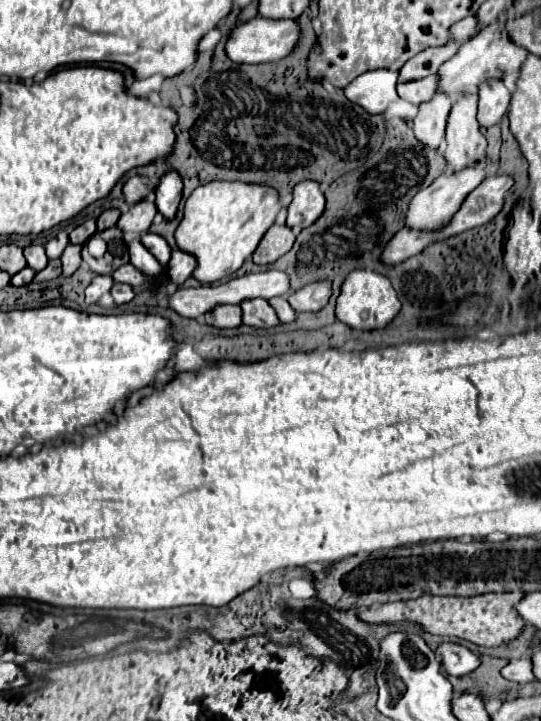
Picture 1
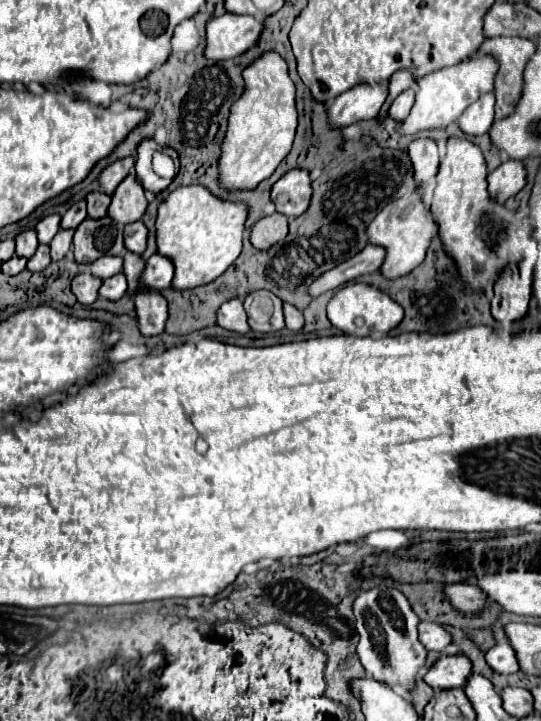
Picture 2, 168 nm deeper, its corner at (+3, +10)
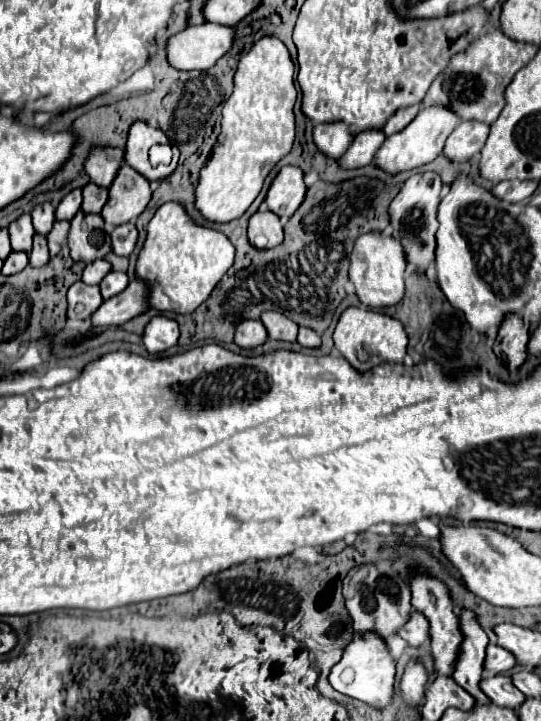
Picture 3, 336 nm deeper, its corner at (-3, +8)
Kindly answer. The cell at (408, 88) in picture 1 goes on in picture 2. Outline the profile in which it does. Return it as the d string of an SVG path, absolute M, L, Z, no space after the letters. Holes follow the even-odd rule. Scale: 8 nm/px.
M408 89L408 91L402 91L390 105L390 115L396 119L396 121L404 121L404 117L408 117L410 109L412 109L412 101L416 99L414 97L416 91L414 89Z

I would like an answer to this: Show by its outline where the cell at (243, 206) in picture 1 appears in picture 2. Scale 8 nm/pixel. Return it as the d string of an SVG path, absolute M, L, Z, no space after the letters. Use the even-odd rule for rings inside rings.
M188 185L174 189L158 207L156 241L158 253L174 261L176 275L172 287L190 289L220 277L242 251L242 233L250 207L242 201L216 197L208 187Z

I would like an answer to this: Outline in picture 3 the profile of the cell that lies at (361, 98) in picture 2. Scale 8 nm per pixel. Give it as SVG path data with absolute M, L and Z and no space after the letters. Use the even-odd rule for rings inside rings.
M328 123L312 129L314 145L318 153L324 153L330 159L338 159L352 143L352 135L348 135L348 127L344 123Z

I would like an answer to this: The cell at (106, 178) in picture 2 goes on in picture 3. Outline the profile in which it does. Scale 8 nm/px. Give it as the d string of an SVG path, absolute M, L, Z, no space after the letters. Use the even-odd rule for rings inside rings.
M94 147L84 161L84 173L100 187L110 187L118 167L124 163L124 151L116 147Z

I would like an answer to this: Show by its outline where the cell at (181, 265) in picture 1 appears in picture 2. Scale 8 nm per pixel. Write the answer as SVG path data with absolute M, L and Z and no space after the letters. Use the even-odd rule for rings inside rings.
M152 255L146 261L146 271L142 275L142 283L150 289L164 289L170 287L174 279L174 265L172 261L168 261L166 257L160 255Z

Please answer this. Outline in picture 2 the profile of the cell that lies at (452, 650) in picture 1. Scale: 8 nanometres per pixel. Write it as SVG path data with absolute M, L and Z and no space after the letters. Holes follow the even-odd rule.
M422 621L418 625L420 629L420 641L428 651L436 651L436 653L444 653L444 649L452 643L452 635L438 623L430 623L430 621Z

